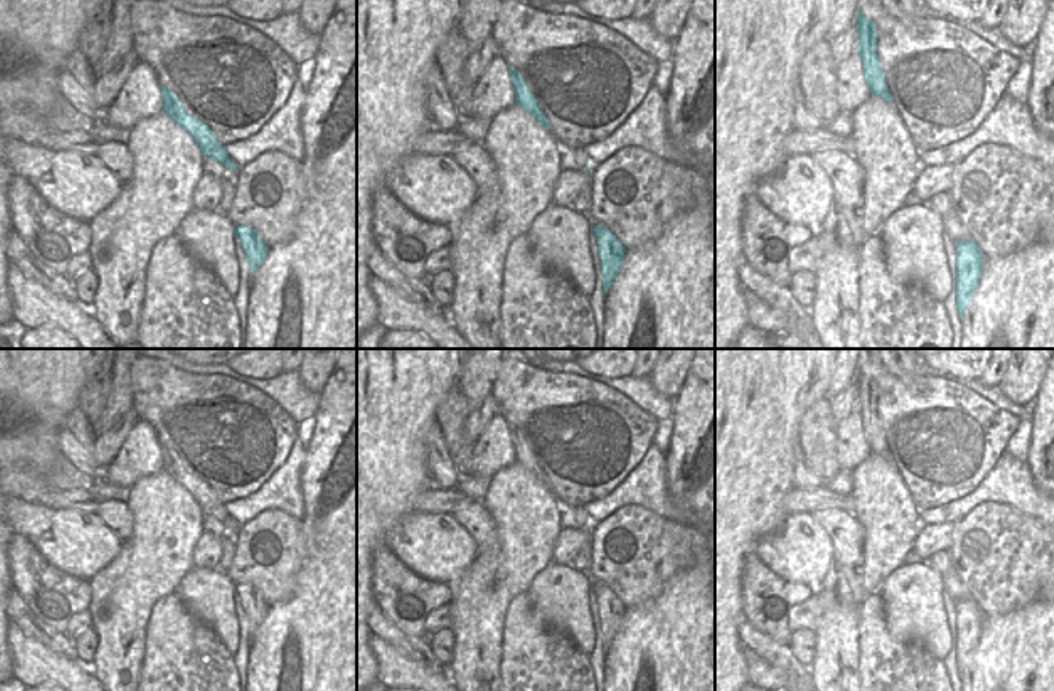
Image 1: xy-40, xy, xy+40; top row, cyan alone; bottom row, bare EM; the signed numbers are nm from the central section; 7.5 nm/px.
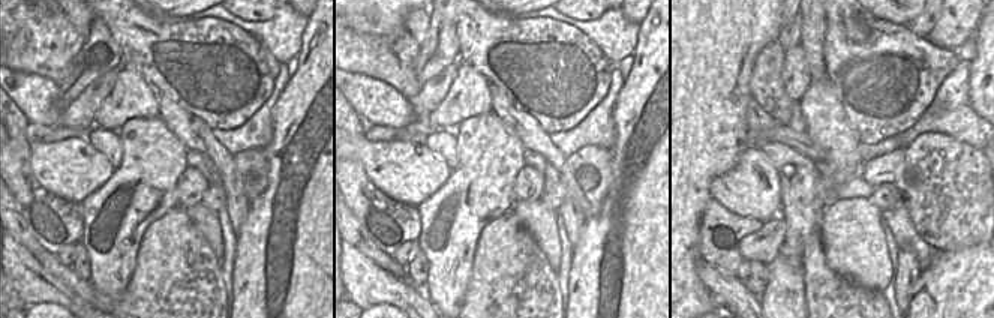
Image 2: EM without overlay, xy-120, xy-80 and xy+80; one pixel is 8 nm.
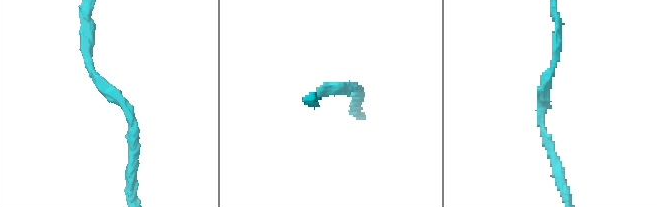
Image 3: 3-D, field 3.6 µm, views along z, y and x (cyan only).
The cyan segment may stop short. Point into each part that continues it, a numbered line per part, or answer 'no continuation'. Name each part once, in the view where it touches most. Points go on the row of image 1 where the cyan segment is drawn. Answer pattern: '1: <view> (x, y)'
no continuation

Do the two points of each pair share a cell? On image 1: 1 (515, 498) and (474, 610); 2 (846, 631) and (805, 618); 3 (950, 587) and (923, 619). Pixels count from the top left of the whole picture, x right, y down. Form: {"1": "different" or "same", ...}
{"1": "same", "2": "different", "3": "different"}

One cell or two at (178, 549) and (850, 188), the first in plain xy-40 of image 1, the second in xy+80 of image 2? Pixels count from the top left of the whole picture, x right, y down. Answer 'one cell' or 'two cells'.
two cells

